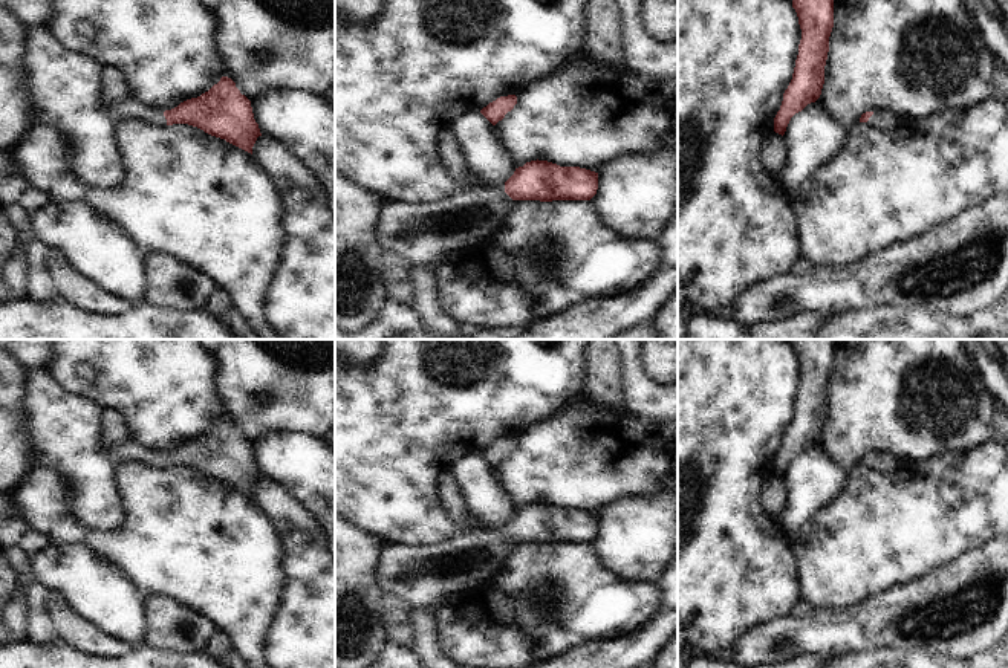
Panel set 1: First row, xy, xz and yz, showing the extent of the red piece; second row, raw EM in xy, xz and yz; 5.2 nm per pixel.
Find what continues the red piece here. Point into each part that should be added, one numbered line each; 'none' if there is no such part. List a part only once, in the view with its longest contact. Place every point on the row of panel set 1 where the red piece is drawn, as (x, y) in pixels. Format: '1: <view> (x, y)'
1: xz (421, 233)

